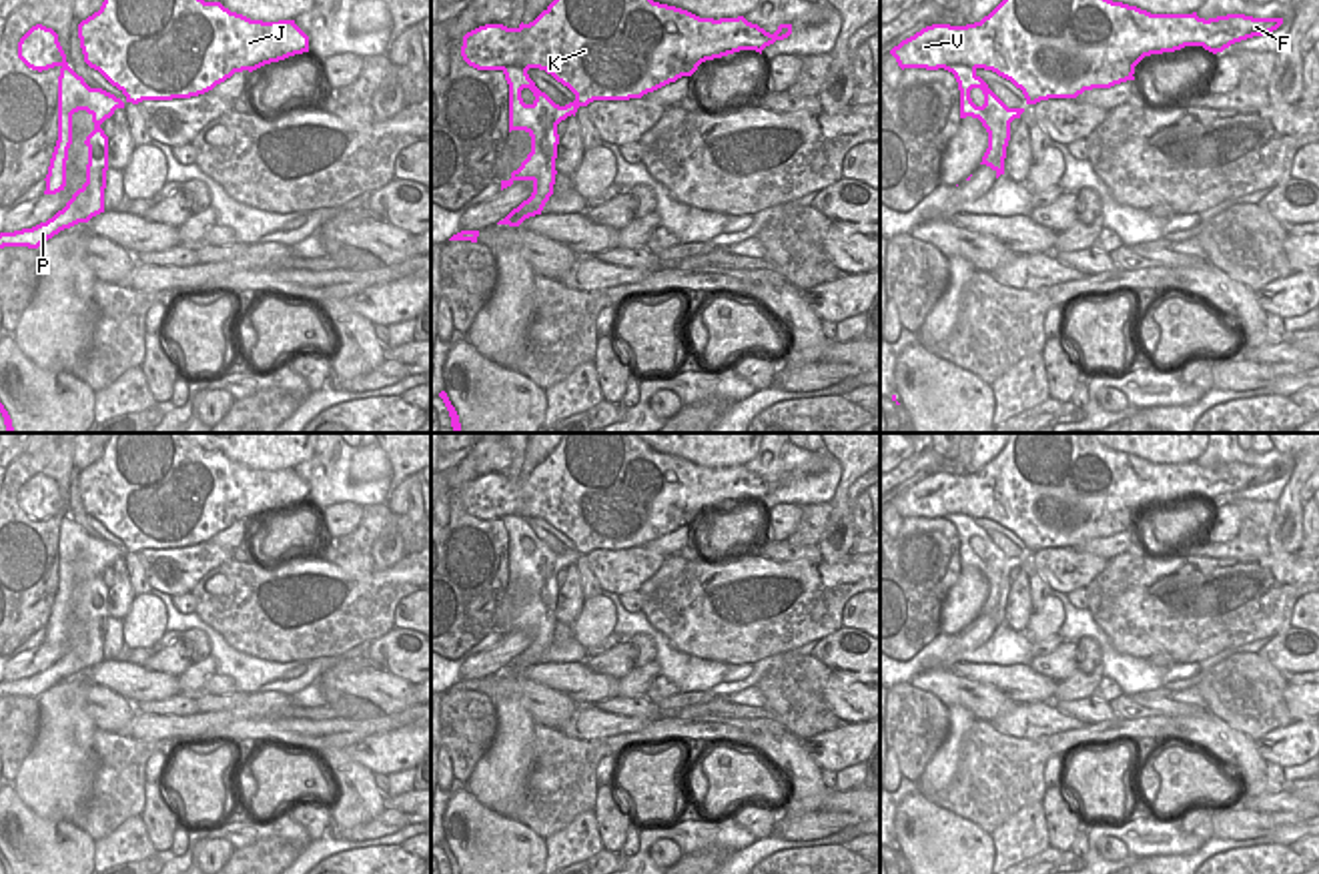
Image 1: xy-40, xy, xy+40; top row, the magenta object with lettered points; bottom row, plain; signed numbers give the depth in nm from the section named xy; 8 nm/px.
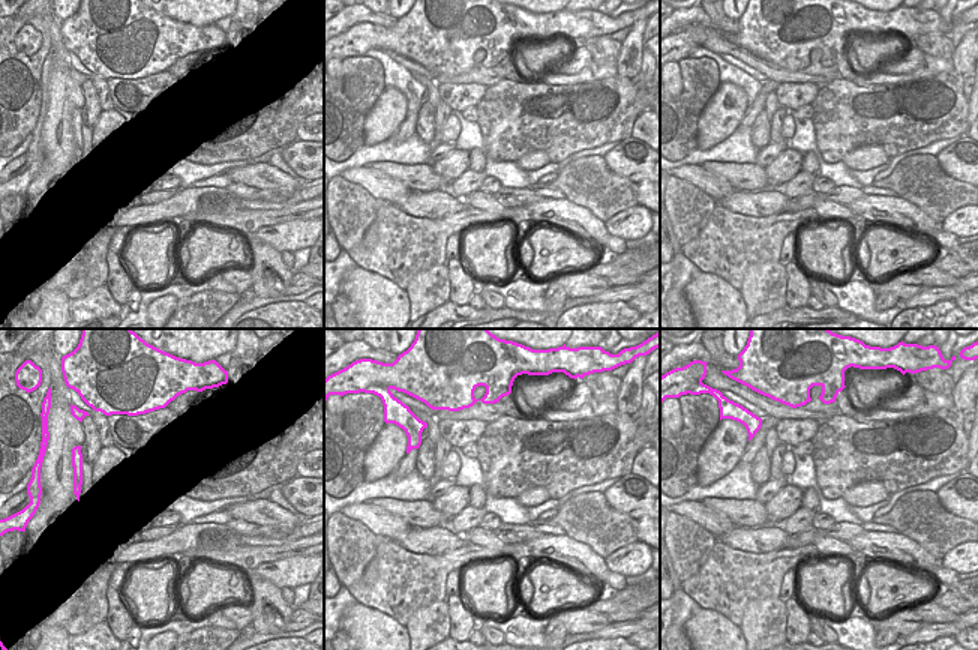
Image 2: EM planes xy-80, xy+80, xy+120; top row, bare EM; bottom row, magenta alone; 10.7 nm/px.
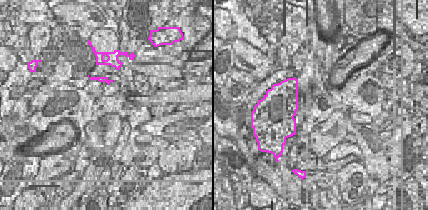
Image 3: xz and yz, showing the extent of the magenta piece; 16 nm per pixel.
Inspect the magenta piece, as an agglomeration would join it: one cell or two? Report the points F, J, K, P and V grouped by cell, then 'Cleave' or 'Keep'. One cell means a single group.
Groups: F J K P V. Keep

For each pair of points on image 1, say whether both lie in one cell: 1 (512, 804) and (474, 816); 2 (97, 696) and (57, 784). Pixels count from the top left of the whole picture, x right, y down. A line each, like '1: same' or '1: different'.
1: different
2: different

